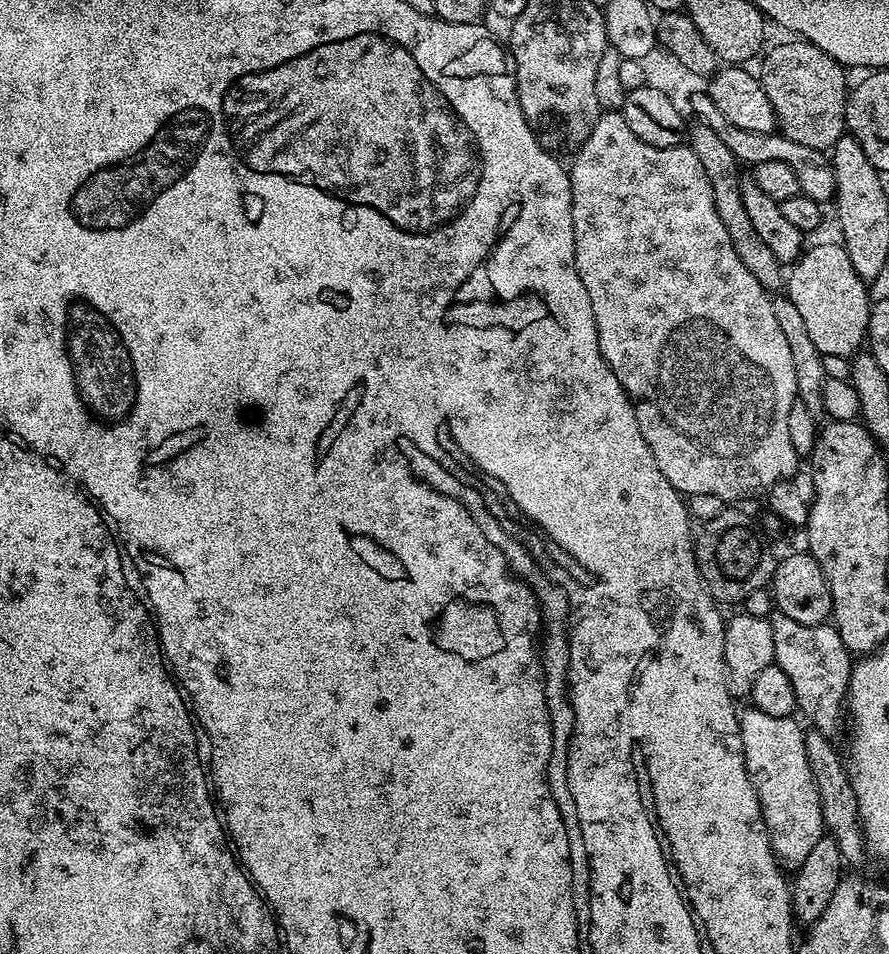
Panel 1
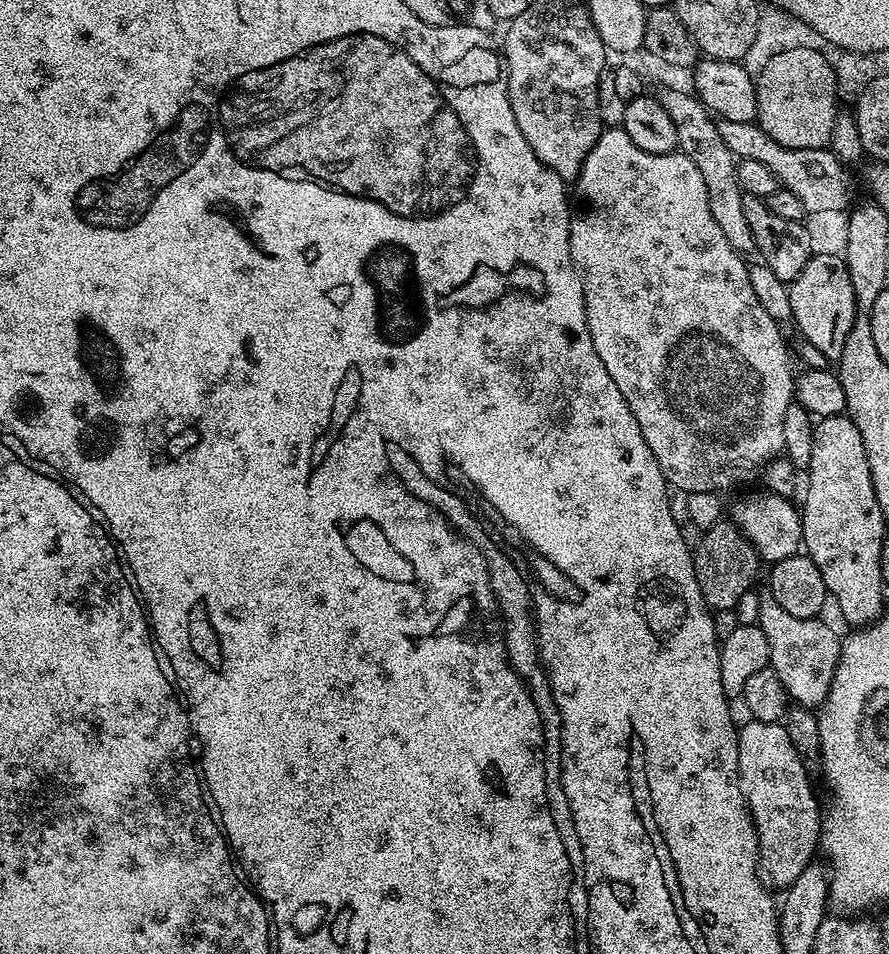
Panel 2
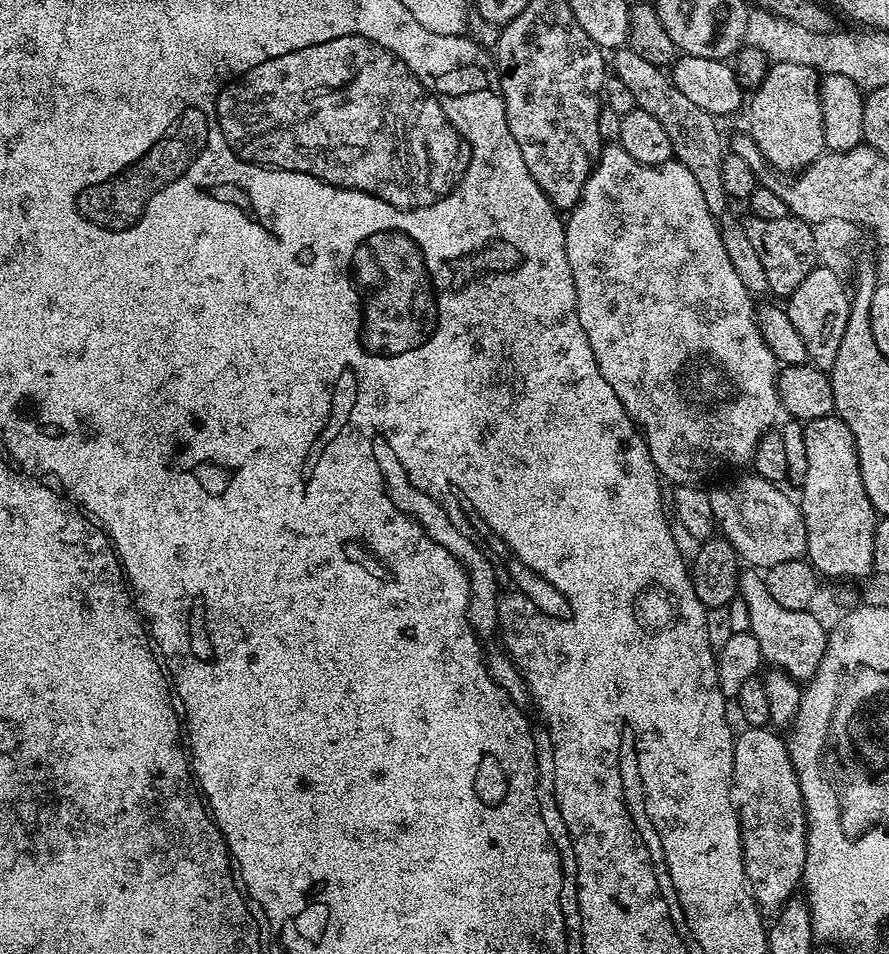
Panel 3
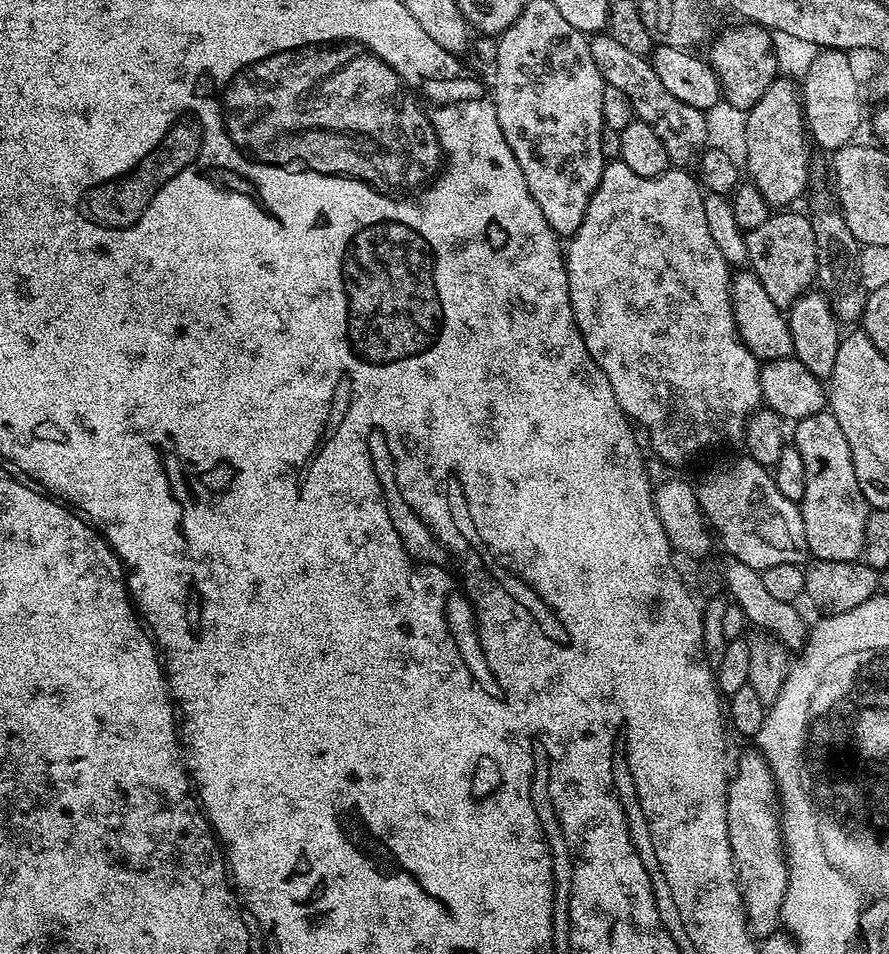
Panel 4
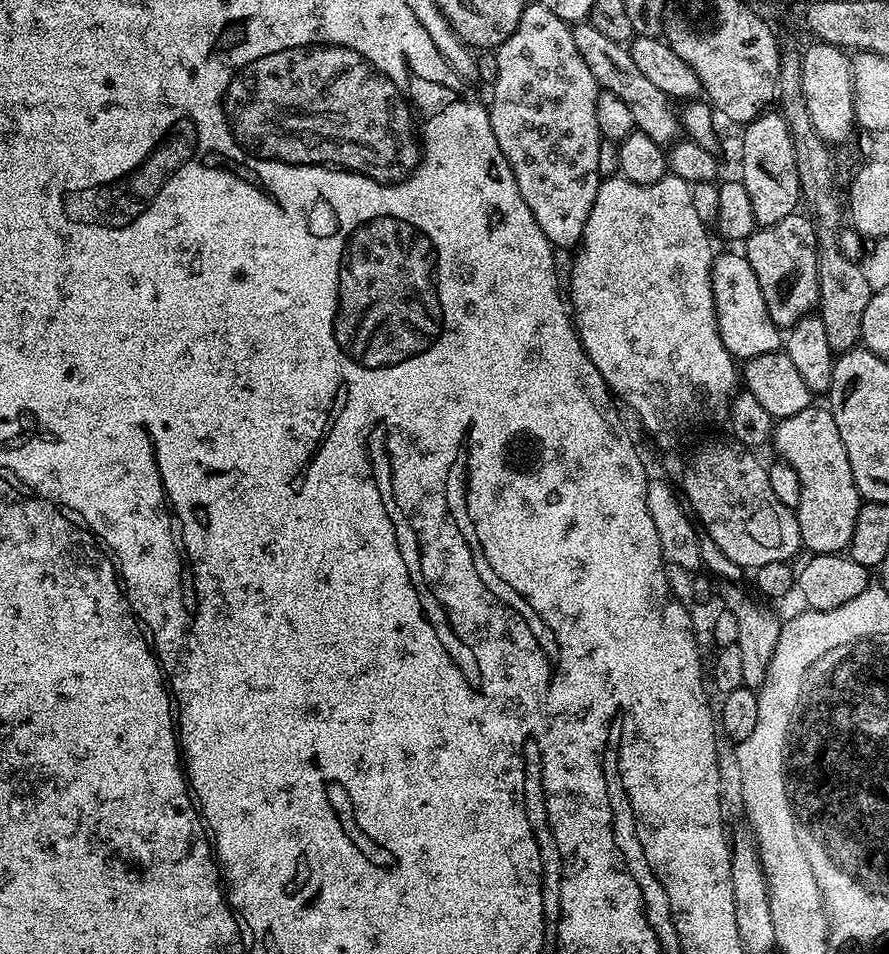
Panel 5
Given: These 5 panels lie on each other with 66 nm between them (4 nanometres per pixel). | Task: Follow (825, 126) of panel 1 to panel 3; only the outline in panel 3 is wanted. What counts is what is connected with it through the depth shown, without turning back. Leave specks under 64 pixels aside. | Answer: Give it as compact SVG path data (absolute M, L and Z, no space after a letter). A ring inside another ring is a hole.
M776 62L769 67L768 71L764 73L762 82L755 85L753 94L746 104L746 112L748 108L748 128L746 128L747 135L751 136L752 141L758 146L758 150L766 158L766 162L772 165L777 172L781 174L795 174L802 171L806 166L813 164L819 156L824 155L826 149L824 146L824 135L822 134L822 106L820 105L820 81L821 77L815 68L808 65L799 65L798 62Z

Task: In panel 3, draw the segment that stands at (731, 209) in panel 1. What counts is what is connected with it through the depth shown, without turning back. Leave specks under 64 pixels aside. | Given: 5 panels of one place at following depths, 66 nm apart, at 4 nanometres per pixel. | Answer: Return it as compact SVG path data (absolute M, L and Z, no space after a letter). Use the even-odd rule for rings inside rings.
M625 46L617 49L613 56L613 60L612 57L610 60L613 75L629 87L638 108L653 114L658 122L662 122L672 143L674 159L686 166L686 170L690 170L694 178L698 178L698 186L702 186L702 198L706 198L706 206L712 215L717 218L723 217L730 197L720 177L720 163L726 155L726 140L720 137L717 119L678 90L672 84L671 77L659 65L646 61L646 58L642 58L631 48Z

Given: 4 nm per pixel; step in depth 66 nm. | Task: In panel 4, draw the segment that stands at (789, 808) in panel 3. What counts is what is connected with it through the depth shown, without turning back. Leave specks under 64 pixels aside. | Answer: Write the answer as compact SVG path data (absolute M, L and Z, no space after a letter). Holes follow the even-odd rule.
M751 750L740 761L735 761L734 775L728 781L728 805L726 826L730 834L730 850L736 867L736 878L740 881L740 893L744 899L744 913L748 919L748 930L753 937L765 938L781 927L780 911L788 889L788 857L784 847L784 833L780 827L778 811L778 789L768 759L759 751Z

